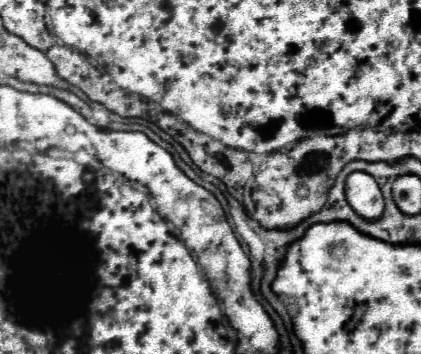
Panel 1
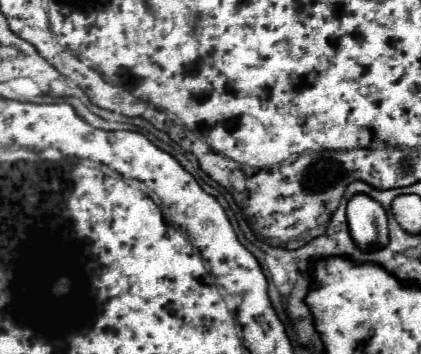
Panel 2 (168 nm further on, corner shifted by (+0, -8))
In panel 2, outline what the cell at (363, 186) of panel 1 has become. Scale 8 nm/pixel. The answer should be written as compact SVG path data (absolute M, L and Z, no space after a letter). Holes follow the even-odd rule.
M356 194L346 208L348 230L360 250L376 250L388 244L384 208L366 194Z

